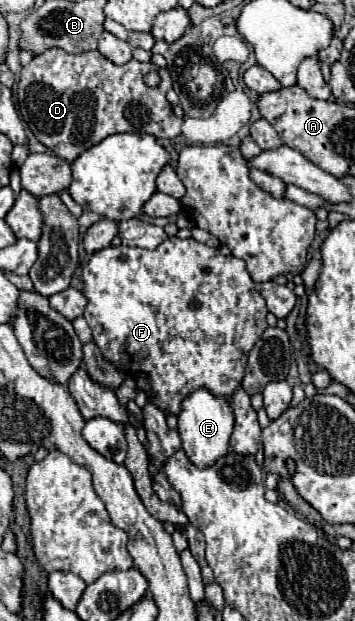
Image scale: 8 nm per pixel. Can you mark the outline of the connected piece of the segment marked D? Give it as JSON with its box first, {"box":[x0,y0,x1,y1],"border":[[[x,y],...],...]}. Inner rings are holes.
{"box":[18,48,182,160],"border":[[[50,48],[38,54],[22,68],[18,82],[18,106],[32,134],[58,158],[76,160],[84,150],[118,132],[142,132],[154,138],[180,136],[182,120],[174,116],[166,92],[172,88],[170,72],[152,62],[130,60],[122,66],[112,64],[98,50],[82,54],[66,54],[60,48]],[[148,72],[160,74],[160,84],[150,88],[142,76]]]}

